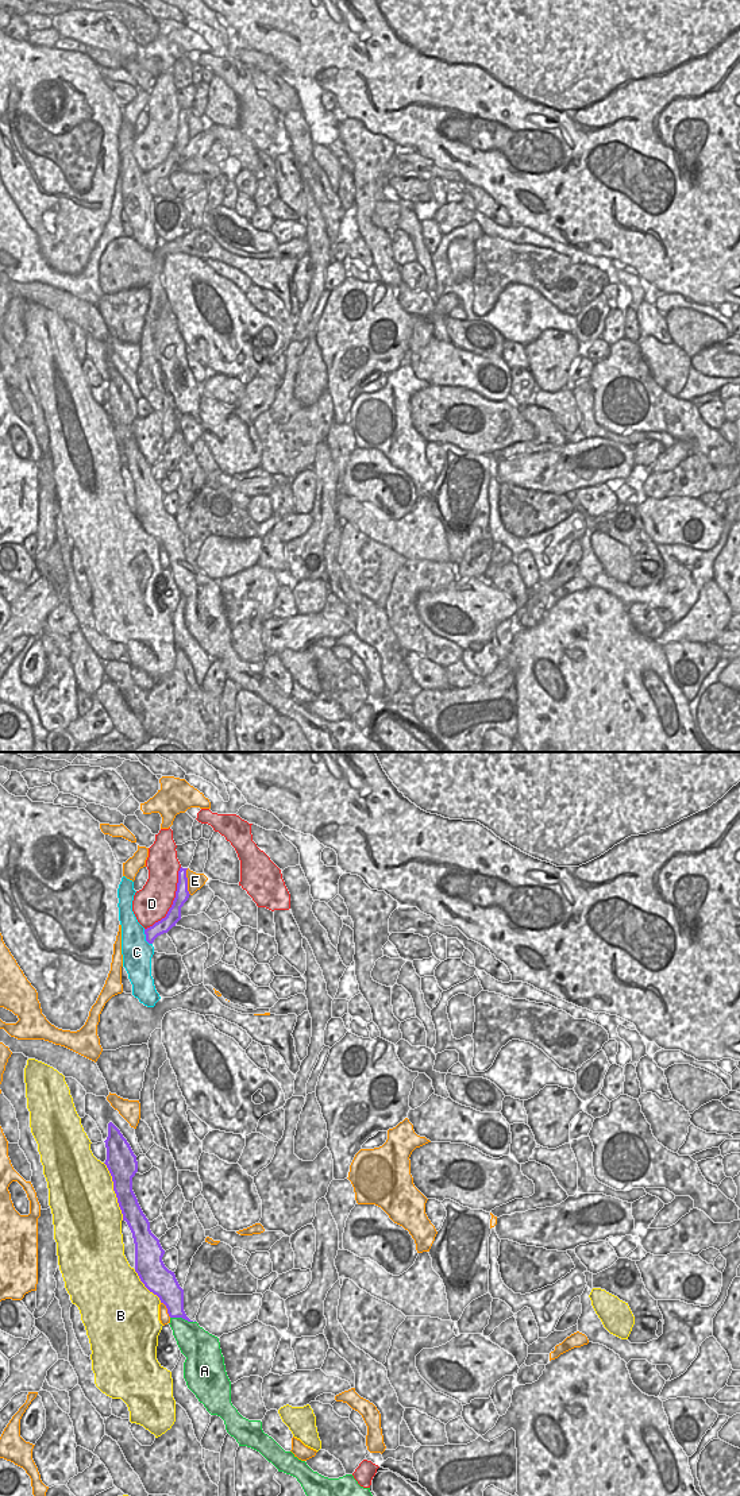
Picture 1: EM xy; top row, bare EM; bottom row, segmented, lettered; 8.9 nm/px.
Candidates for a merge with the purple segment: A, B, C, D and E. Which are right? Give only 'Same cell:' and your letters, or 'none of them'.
Same cell: A

